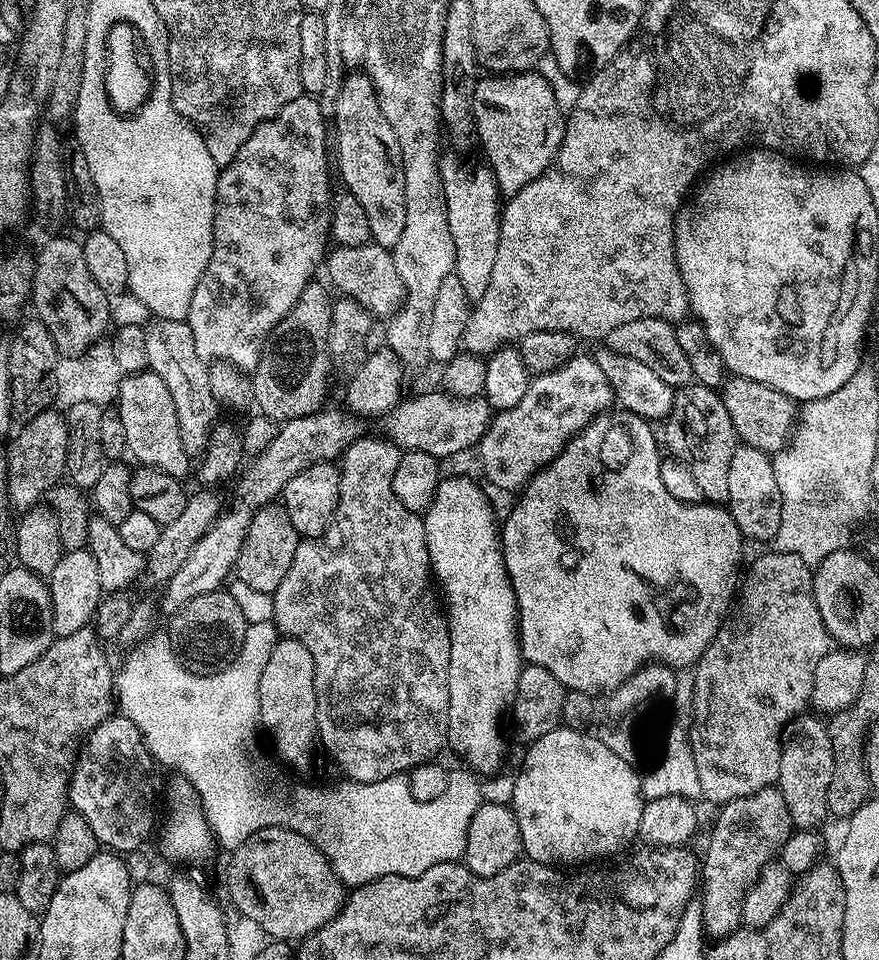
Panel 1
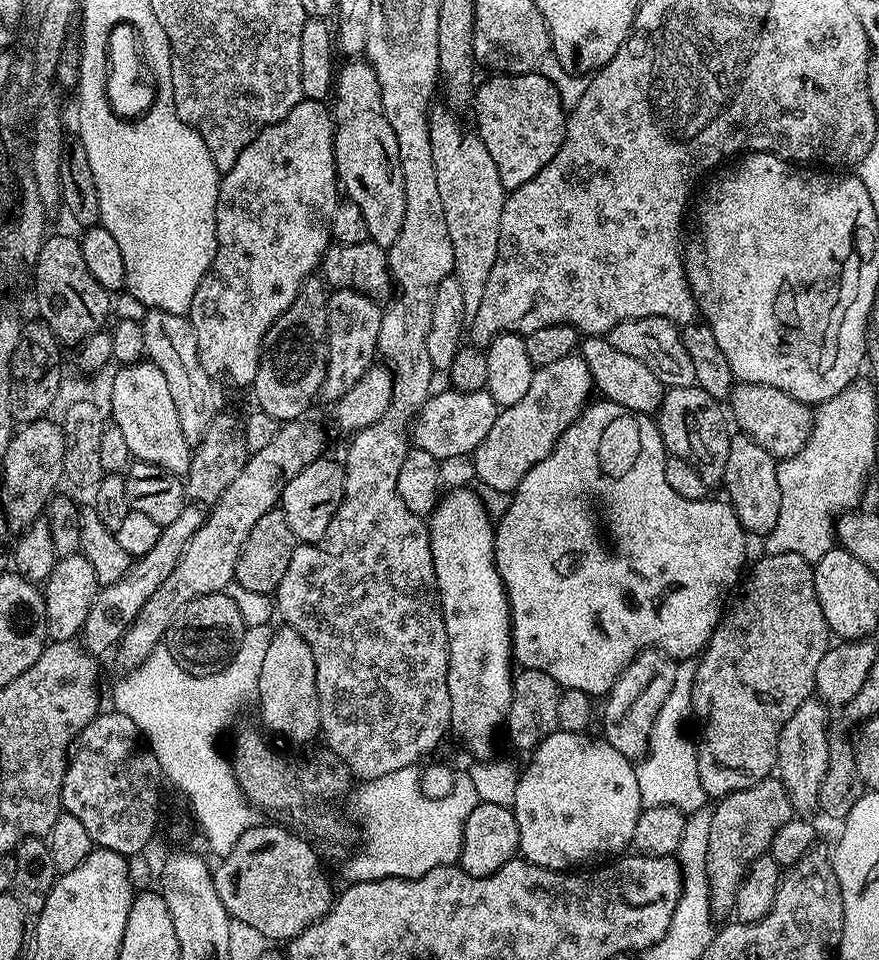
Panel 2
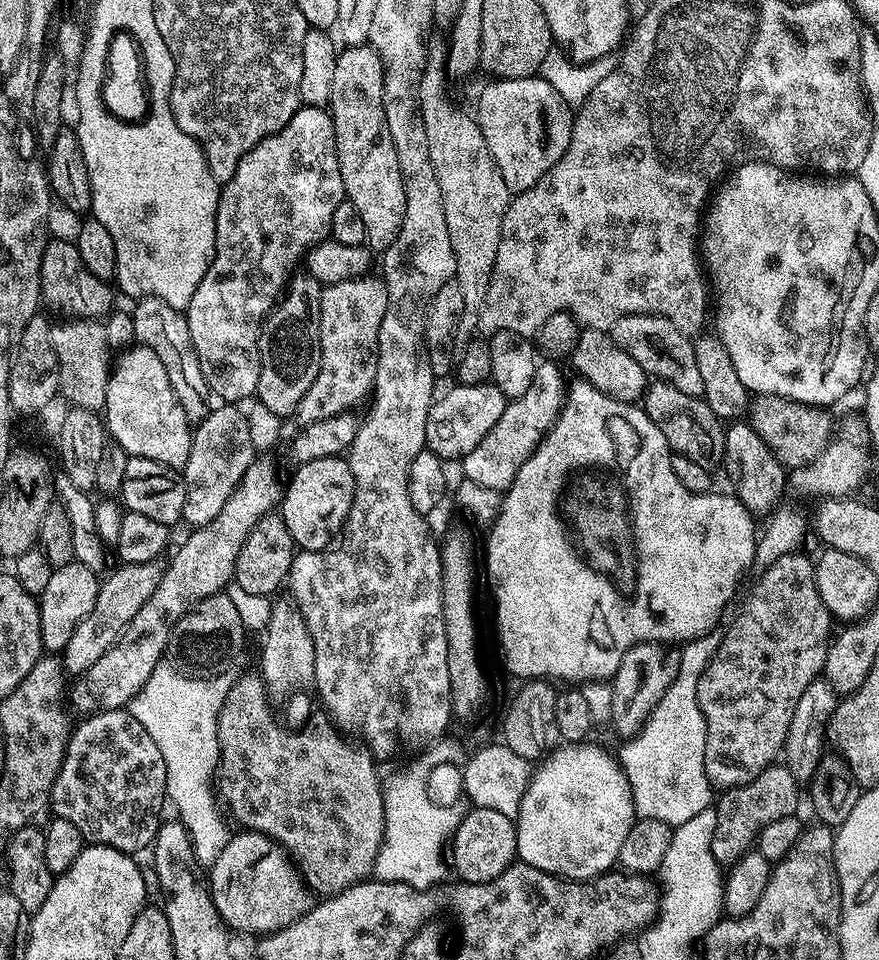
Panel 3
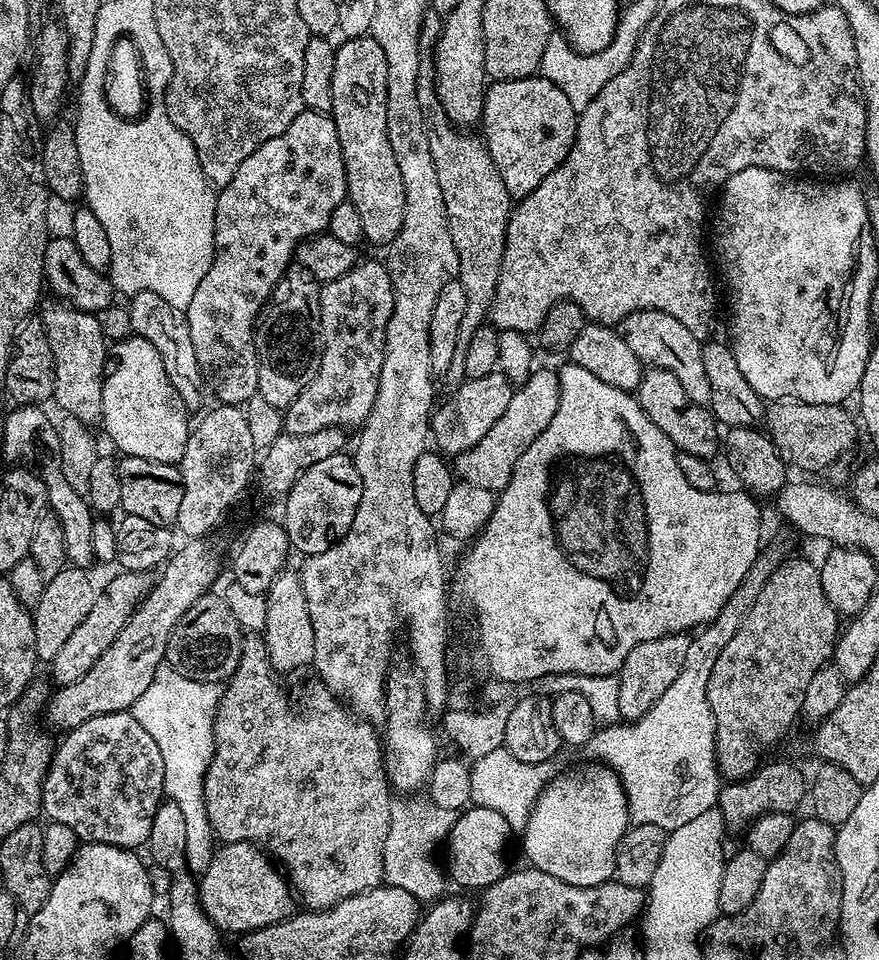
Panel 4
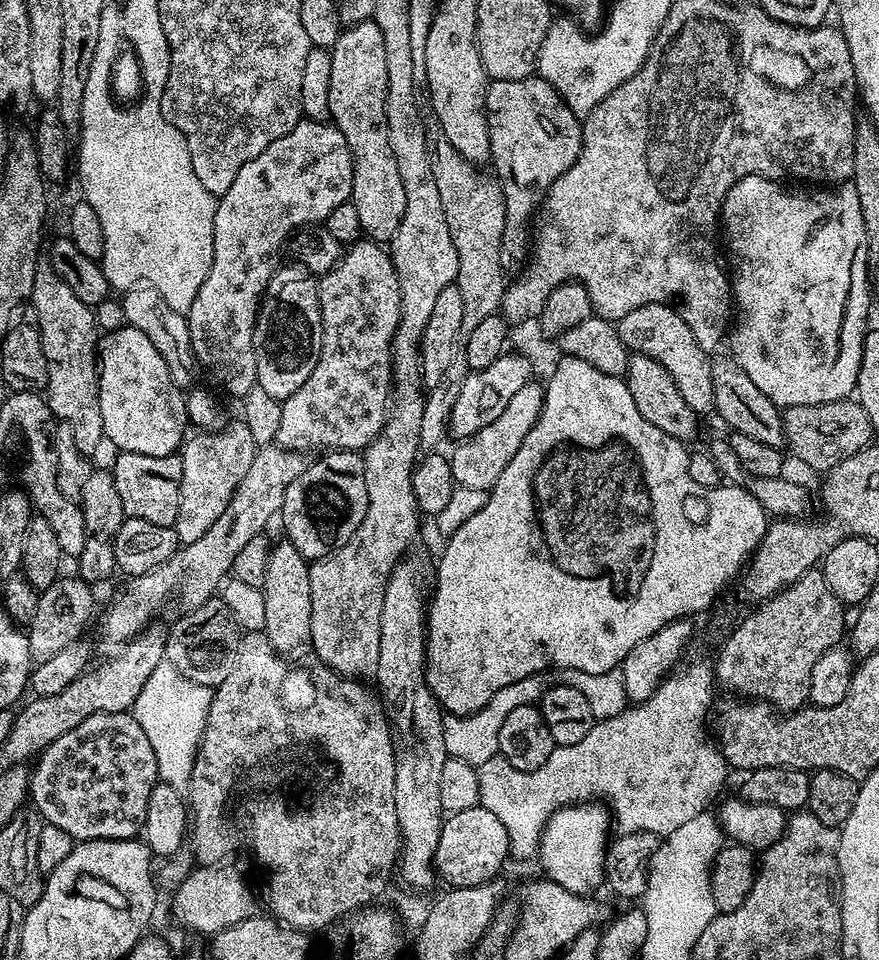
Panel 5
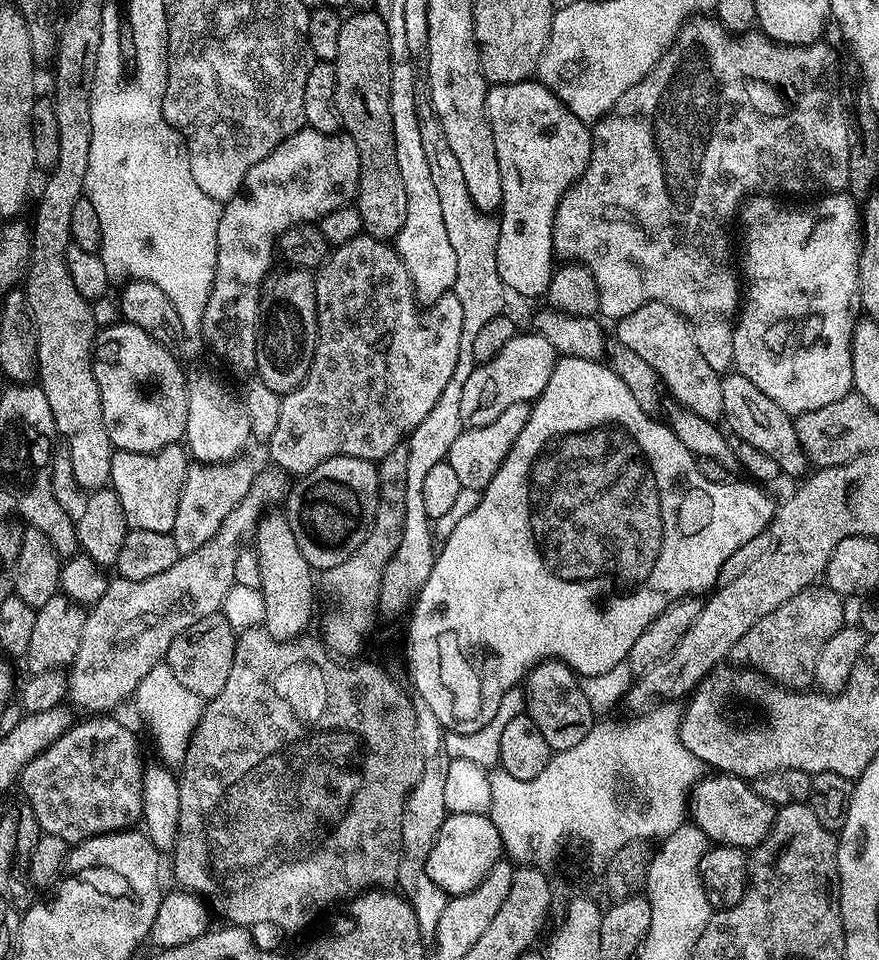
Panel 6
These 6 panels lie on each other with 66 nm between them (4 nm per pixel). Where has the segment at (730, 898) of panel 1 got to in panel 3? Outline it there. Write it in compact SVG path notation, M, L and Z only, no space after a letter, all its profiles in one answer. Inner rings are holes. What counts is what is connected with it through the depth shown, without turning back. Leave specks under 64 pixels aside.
M773 766L762 770L758 778L746 782L737 788L726 788L719 793L714 807L718 826L714 826L712 853L722 866L731 866L737 860L753 851L754 845L760 839L760 832L770 822L778 822L778 818L797 815L796 807L800 804L801 785L783 766Z

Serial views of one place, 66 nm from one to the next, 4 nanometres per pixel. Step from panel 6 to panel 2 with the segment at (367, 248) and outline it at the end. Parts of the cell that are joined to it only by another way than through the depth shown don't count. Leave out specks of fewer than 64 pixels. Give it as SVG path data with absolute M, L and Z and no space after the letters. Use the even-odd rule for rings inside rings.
M342 288L329 295L327 372L321 388L321 395L323 399L328 399L328 402L339 400L375 361L378 350L377 336L382 318L382 310L375 304L377 303L371 297L362 295L353 288Z

